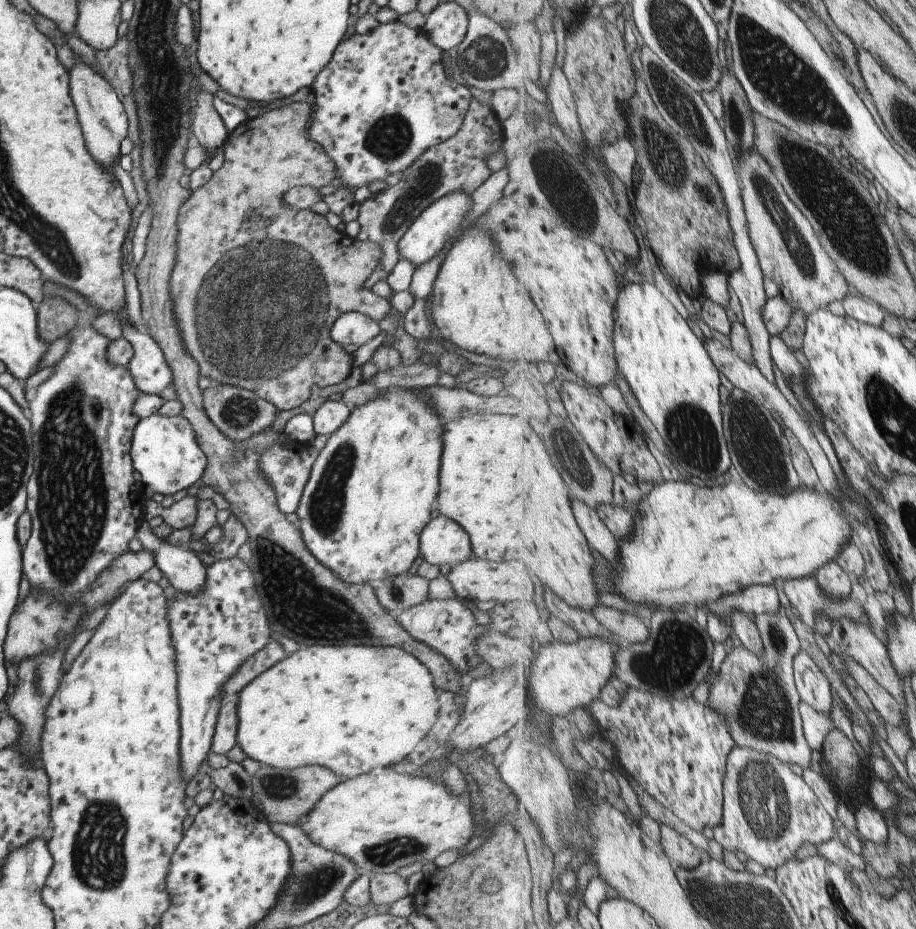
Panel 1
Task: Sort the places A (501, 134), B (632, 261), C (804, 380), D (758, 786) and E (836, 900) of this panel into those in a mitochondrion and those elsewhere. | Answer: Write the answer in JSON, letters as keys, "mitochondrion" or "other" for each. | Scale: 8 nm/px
{"A":"other","B":"other","C":"other","D":"mitochondrion","E":"other"}

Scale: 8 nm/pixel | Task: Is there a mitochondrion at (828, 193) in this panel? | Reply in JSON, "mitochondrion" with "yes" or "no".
{"mitochondrion":"yes"}

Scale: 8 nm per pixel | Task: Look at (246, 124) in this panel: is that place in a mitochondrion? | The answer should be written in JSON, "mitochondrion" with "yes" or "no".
{"mitochondrion":"no"}

